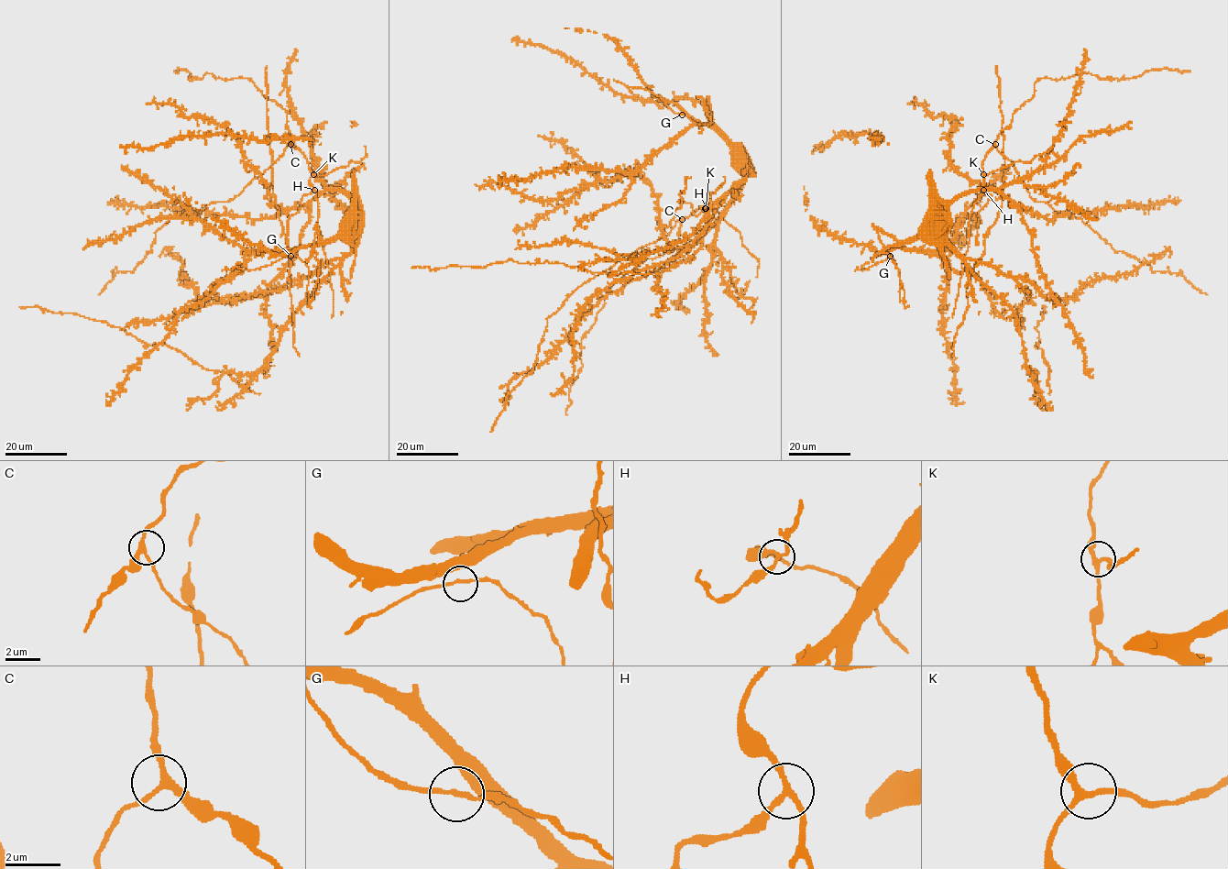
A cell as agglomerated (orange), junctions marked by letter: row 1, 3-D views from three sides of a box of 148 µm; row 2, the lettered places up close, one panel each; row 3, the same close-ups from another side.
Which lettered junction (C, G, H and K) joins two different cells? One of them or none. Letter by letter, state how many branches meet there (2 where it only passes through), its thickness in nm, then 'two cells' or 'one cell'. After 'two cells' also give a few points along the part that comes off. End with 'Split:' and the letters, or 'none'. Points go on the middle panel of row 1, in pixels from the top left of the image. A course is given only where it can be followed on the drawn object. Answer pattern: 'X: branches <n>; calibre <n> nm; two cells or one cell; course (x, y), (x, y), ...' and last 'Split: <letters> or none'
C: branches 3; calibre 220 nm; one cell
G: branches 2; calibre 150 nm; one cell
H: branches 3; calibre 170 nm; two cells; course (706, 208), (695, 215), (690, 203), (682, 203), (679, 201)
K: branches 3; calibre 200 nm; one cell
Split: H

